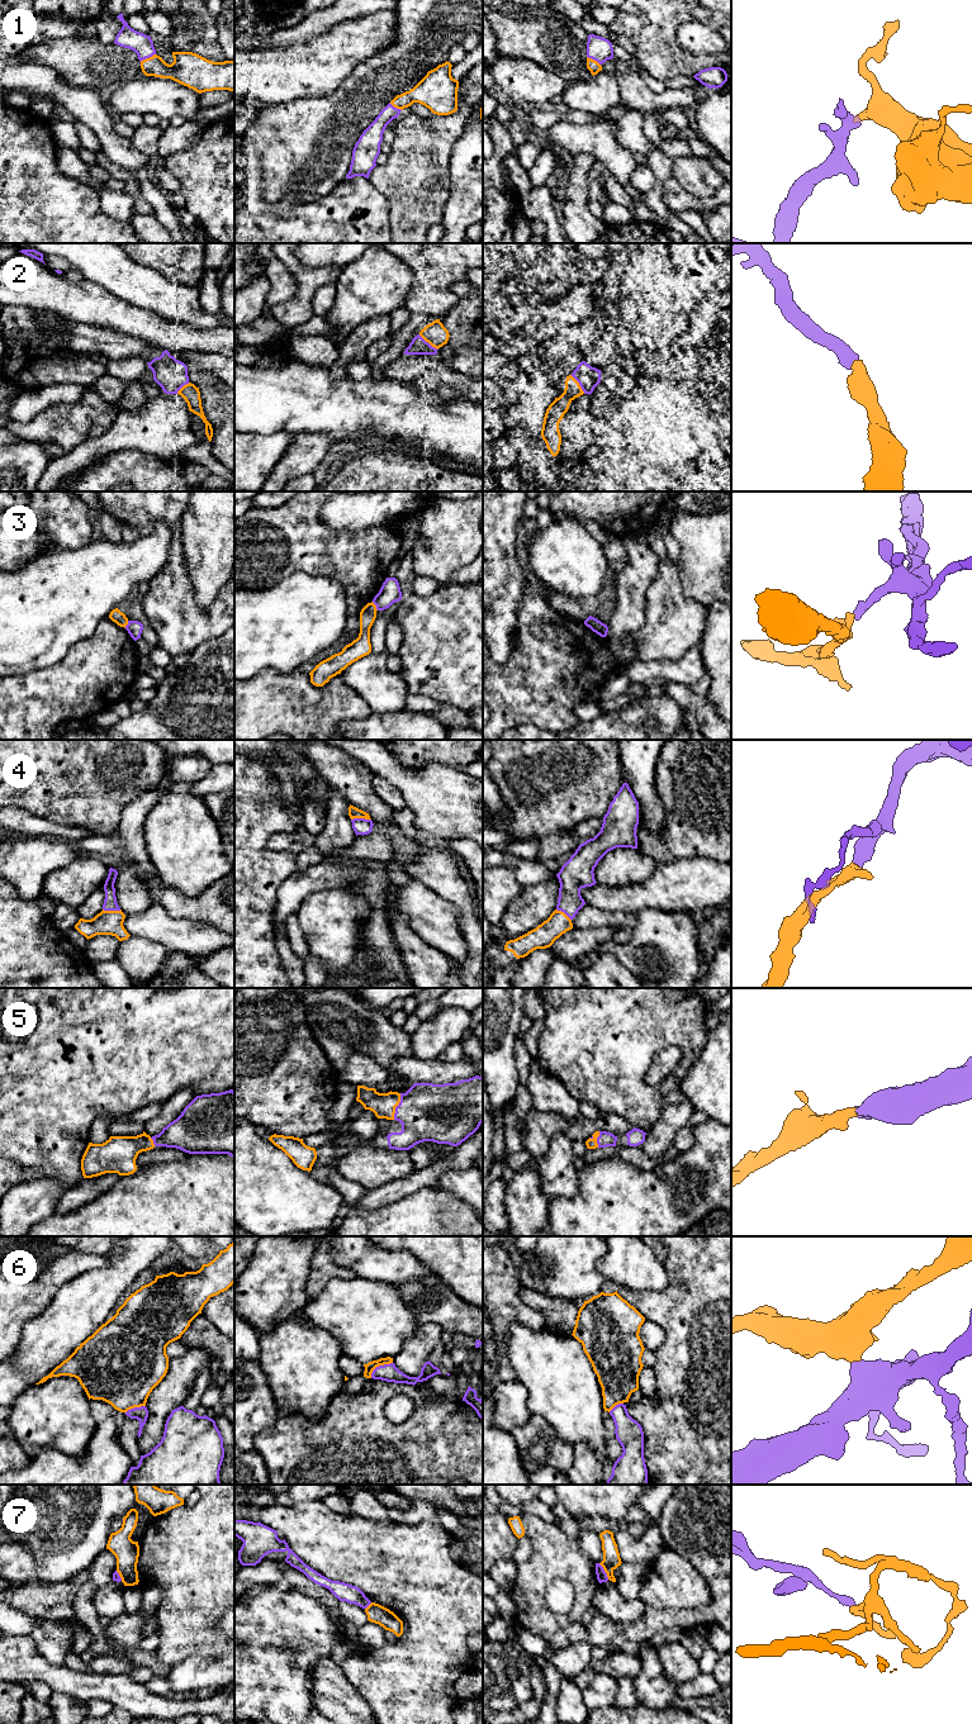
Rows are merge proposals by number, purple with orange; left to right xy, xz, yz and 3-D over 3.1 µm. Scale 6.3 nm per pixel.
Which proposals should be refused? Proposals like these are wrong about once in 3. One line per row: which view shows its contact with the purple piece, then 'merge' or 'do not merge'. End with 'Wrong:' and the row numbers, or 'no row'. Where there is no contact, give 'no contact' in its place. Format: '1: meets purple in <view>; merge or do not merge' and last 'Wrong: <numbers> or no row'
1: meets purple in xy; merge
2: meets purple in xz; merge
3: meets purple in xz; do not merge
4: meets purple in xz; merge
5: meets purple in xz; merge
6: meets purple in xz; do not merge
7: meets purple in yz; do not merge
Wrong: 3, 6, 7

